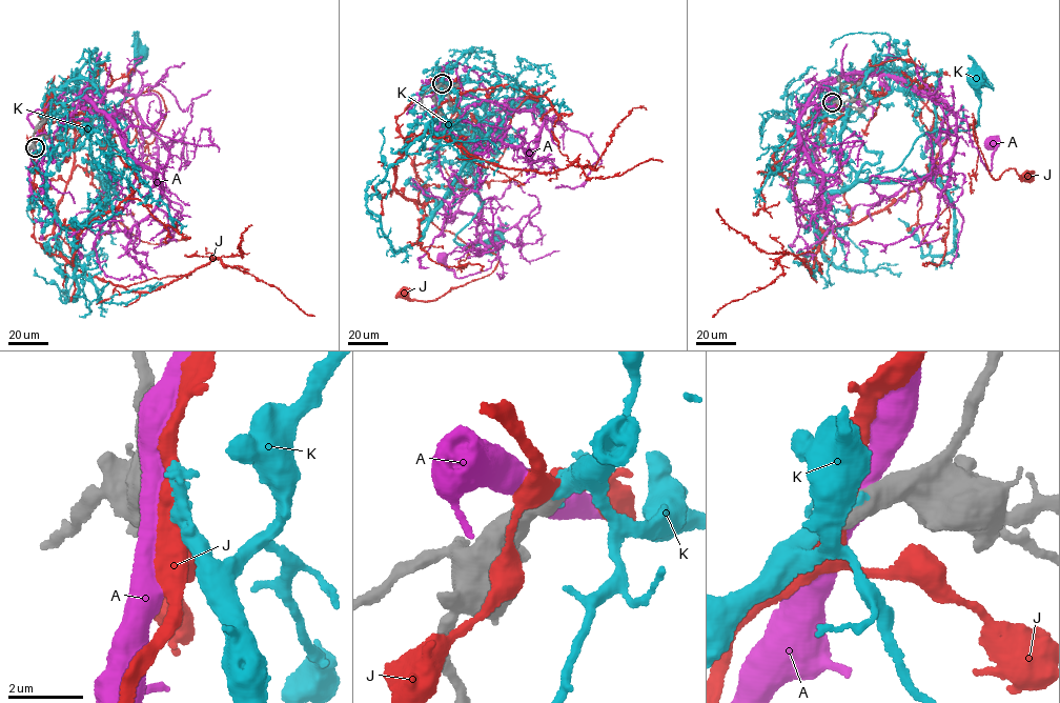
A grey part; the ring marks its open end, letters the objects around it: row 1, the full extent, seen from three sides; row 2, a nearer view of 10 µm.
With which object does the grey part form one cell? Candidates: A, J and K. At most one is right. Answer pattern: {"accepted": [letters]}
{"accepted": ["K"]}

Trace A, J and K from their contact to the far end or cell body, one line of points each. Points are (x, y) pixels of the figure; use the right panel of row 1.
A: (833, 102), (854, 75), (883, 68), (903, 86), (945, 101), (966, 121), (990, 171), (990, 142)
J: (832, 102), (864, 75), (900, 79), (952, 134), (975, 120), (995, 179), (1025, 176)
K: (833, 102), (812, 163), (816, 184), (832, 193), (893, 171), (923, 134), (975, 127), (975, 81)

